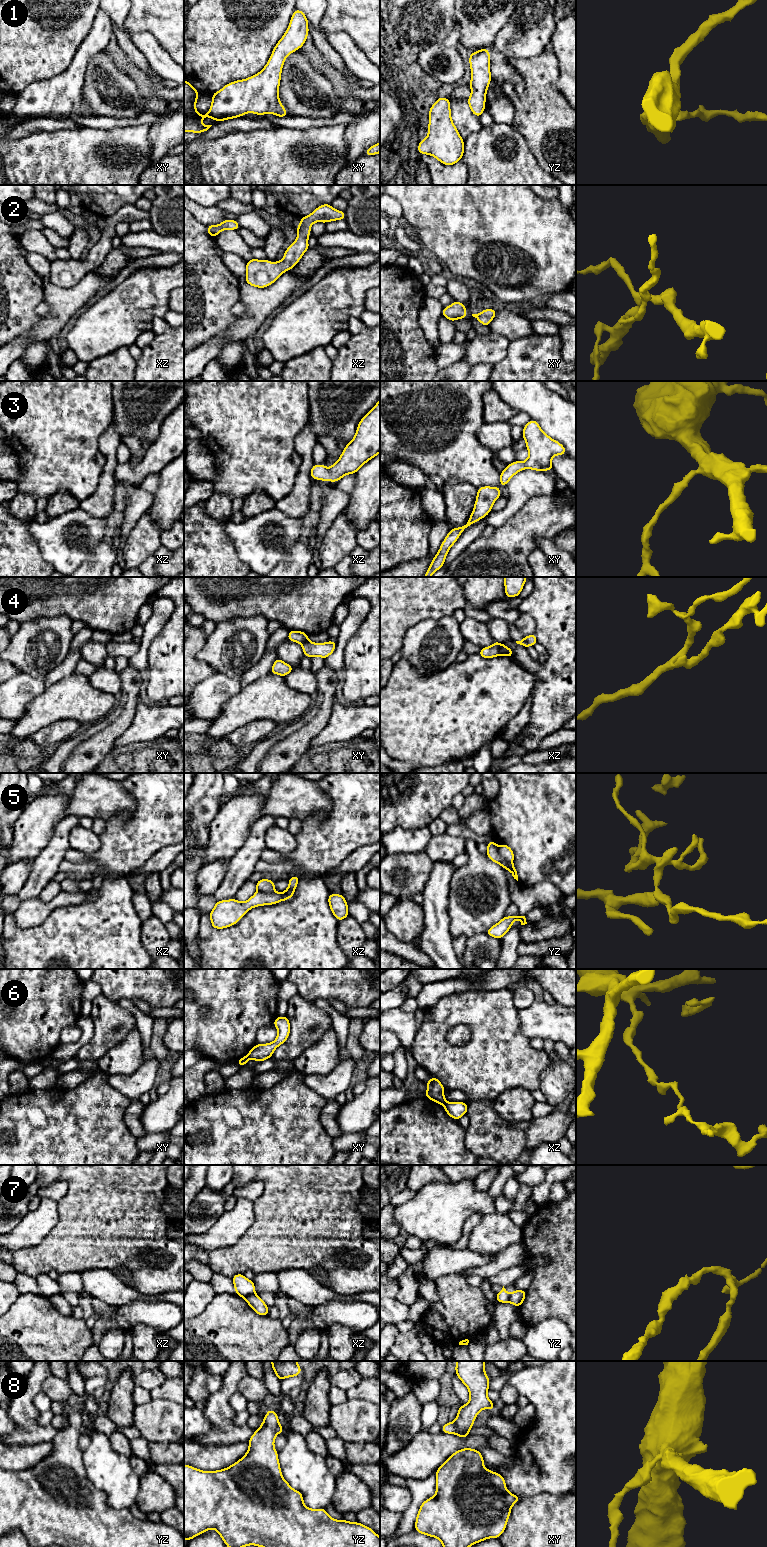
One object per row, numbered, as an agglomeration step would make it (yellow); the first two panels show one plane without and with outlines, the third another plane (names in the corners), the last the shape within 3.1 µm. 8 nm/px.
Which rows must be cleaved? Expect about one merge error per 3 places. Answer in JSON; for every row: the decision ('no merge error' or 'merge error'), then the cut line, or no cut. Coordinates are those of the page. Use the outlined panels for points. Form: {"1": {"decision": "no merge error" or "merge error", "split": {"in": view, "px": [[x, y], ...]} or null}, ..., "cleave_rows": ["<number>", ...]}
{"1": {"decision": "no merge error", "split": null}, "2": {"decision": "no merge error", "split": null}, "3": {"decision": "no merge error", "split": null}, "4": {"decision": "merge error", "split": {"in": "xz", "px": [[503, 644], [499, 654]]}}, "5": {"decision": "merge error", "split": {"in": "yz", "px": [[497, 847], [498, 854], [511, 863]]}}, "6": {"decision": "merge error", "split": {"in": "xz", "px": [[445, 1101], [443, 1105]]}}, "7": {"decision": "merge error", "split": {"in": "xz", "px": [[254, 1293], [243, 1297]]}}, "8": {"decision": "merge error", "split": {"in": "xy", "px": [[454, 1421], [457, 1427], [456, 1433]]}}, "cleave_rows": ["4", "5", "6", "7", "8"]}

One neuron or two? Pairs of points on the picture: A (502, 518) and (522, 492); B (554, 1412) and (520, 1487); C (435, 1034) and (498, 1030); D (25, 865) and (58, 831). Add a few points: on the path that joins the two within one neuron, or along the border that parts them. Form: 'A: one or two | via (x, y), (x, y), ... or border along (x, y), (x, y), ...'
A: one | via (507, 512), (517, 498)
B: one | via (538, 1431), (526, 1448), (523, 1468)
C: one | via (451, 1018), (482, 1018)
D: two | border along (32, 861), (30, 872), (24, 883)

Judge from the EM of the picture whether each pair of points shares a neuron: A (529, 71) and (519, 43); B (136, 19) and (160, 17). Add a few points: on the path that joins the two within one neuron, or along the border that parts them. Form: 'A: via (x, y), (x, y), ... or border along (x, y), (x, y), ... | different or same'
A: border along (546, 48), (512, 62), (524, 81) | different
B: via (142, 18), (154, 17) | same

